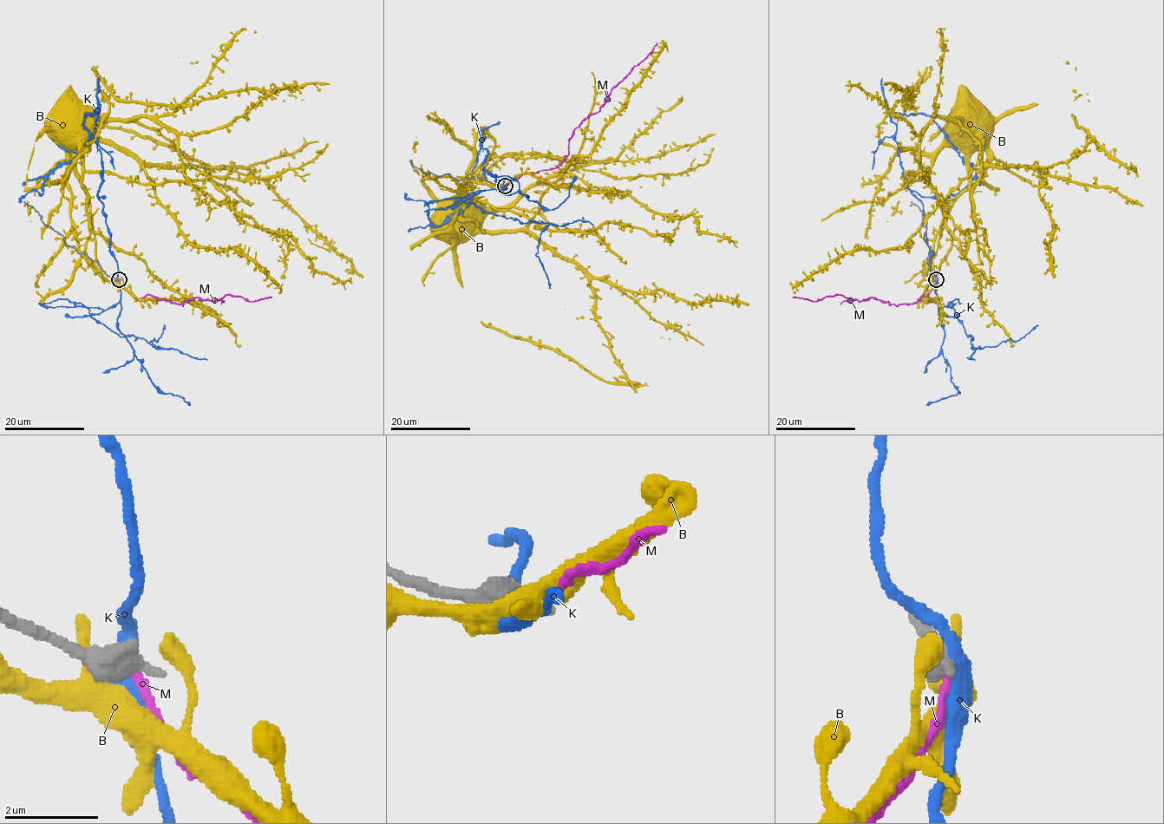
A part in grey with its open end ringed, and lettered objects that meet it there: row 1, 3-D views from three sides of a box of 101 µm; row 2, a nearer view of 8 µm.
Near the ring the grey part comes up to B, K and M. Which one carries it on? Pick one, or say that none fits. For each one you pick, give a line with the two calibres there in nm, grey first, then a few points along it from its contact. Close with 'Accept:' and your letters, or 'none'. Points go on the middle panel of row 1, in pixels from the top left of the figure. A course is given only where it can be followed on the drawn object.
Accept: none

